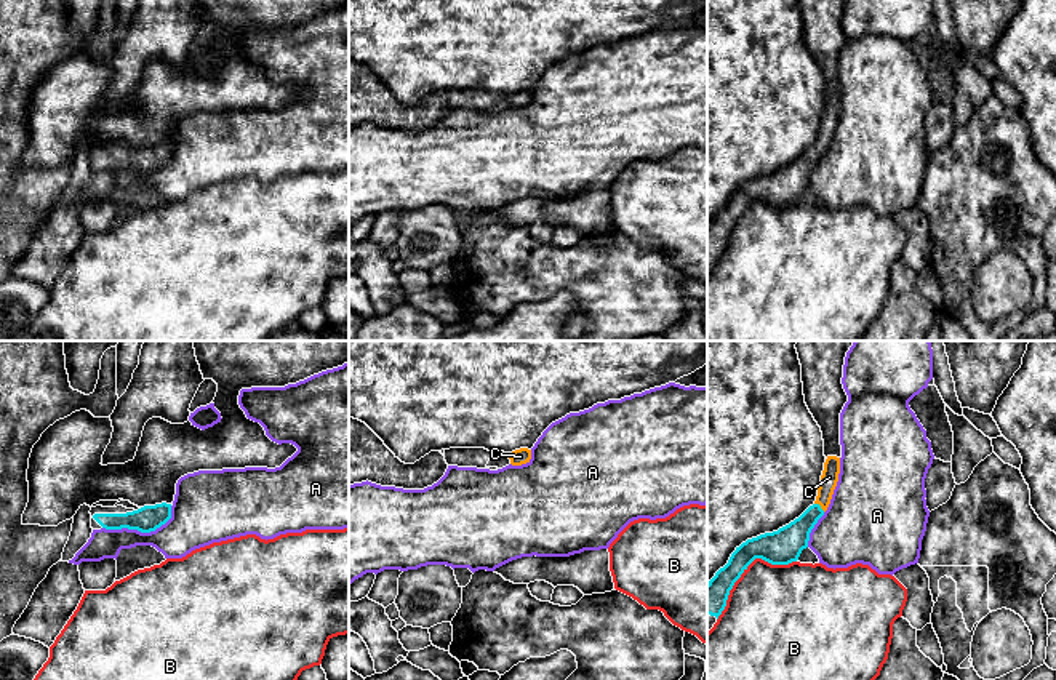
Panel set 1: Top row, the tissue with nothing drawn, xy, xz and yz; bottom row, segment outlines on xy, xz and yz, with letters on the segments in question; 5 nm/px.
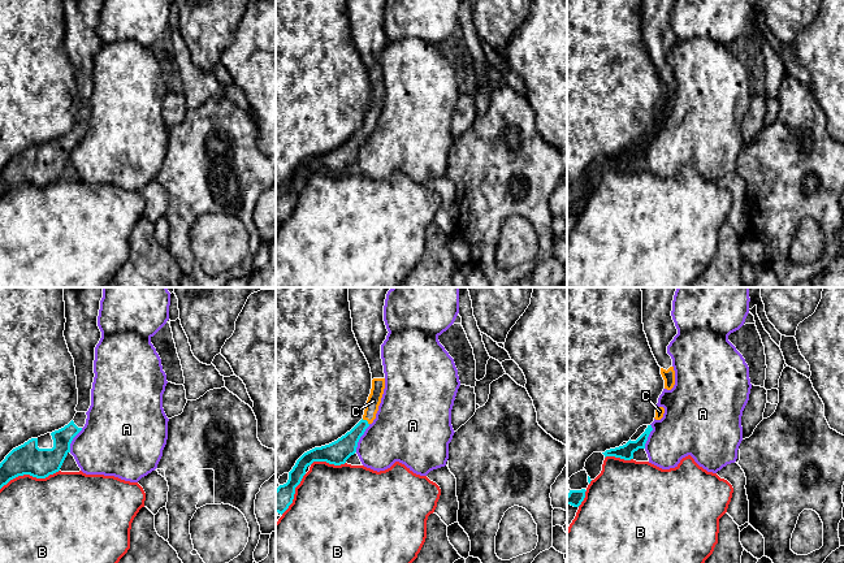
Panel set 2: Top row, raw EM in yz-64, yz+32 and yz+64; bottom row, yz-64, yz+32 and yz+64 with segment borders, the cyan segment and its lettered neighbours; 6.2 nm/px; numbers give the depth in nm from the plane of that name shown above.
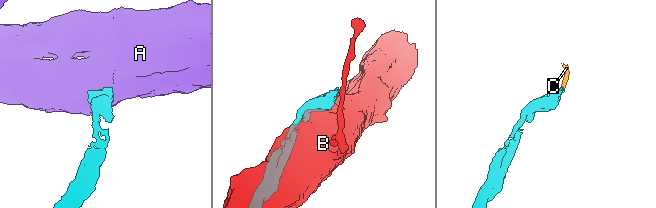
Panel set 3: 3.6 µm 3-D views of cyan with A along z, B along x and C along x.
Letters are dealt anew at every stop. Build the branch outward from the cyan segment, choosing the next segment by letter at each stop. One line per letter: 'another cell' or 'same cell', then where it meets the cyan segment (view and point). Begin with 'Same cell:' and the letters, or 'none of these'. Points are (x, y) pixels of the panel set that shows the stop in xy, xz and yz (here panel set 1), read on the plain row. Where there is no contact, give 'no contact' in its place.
Same cell: C
A: another cell; meets cyan in xy at (141, 173)
B: another cell; meets cyan in yz at (746, 210)
C: same cell; meets cyan in yz at (820, 148)

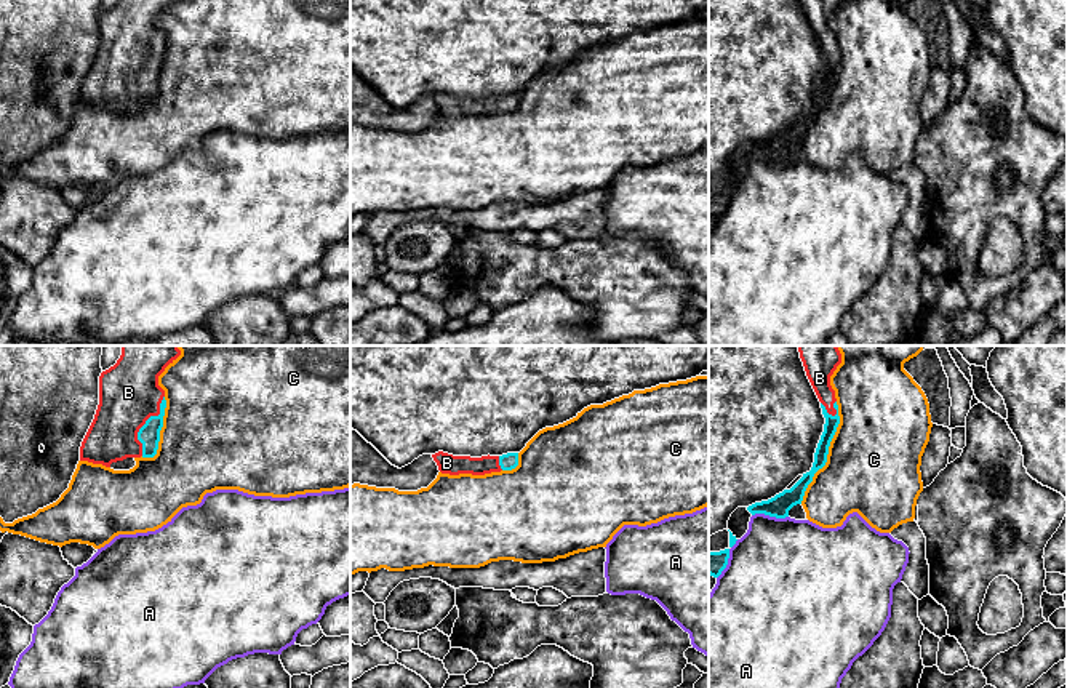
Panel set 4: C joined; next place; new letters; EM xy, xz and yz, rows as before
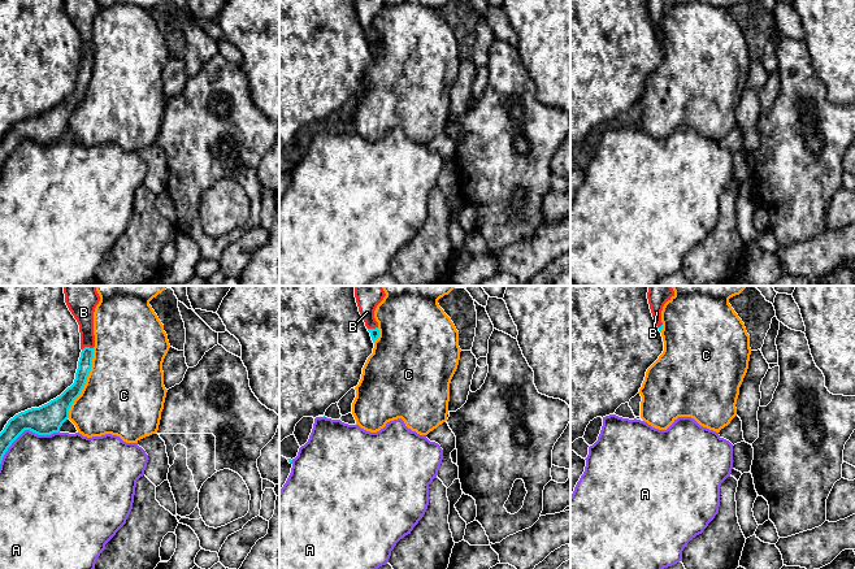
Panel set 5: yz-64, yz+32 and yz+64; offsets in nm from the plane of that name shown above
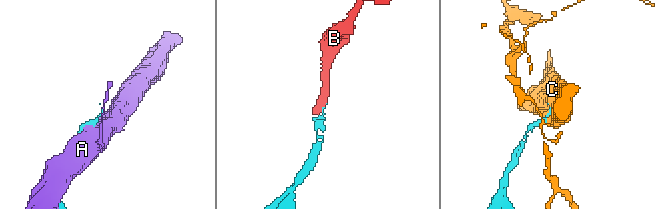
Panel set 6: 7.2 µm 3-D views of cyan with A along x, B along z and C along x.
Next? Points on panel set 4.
Same cell: B
A: another cell; meets cyan in yz at (770, 157)
B: same cell; meets cyan in xy at (146, 64)
C: another cell; meets cyan in yz at (827, 95)

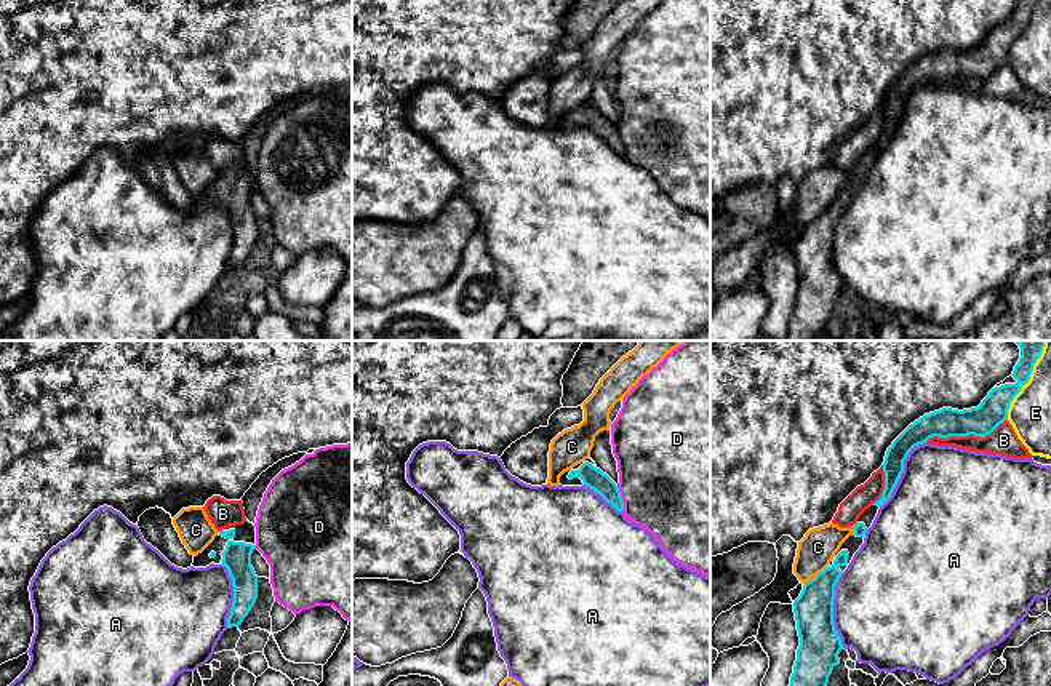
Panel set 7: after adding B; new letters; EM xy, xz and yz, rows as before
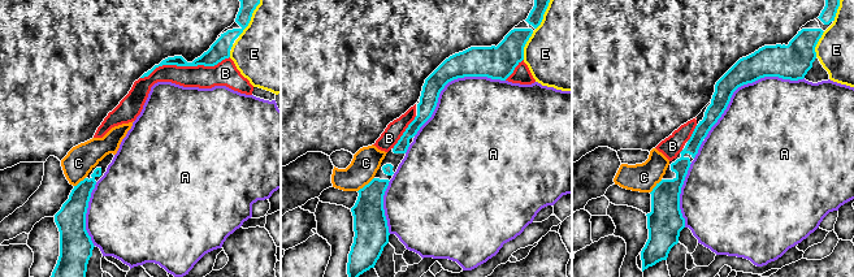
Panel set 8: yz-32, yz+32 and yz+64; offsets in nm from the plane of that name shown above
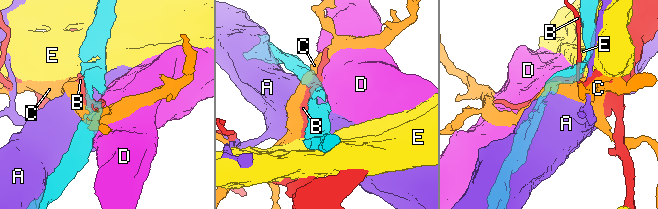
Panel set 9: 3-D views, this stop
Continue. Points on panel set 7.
Same cell: none of these
A: another cell; meets cyan in yz at (832, 251)
B: another cell; meets cyan in yz at (965, 77)
C: another cell; meets cyan in yz at (816, 218)
D: another cell; meets cyan in xz at (621, 139)
E: another cell; meets cyan in yz at (1021, 29)

